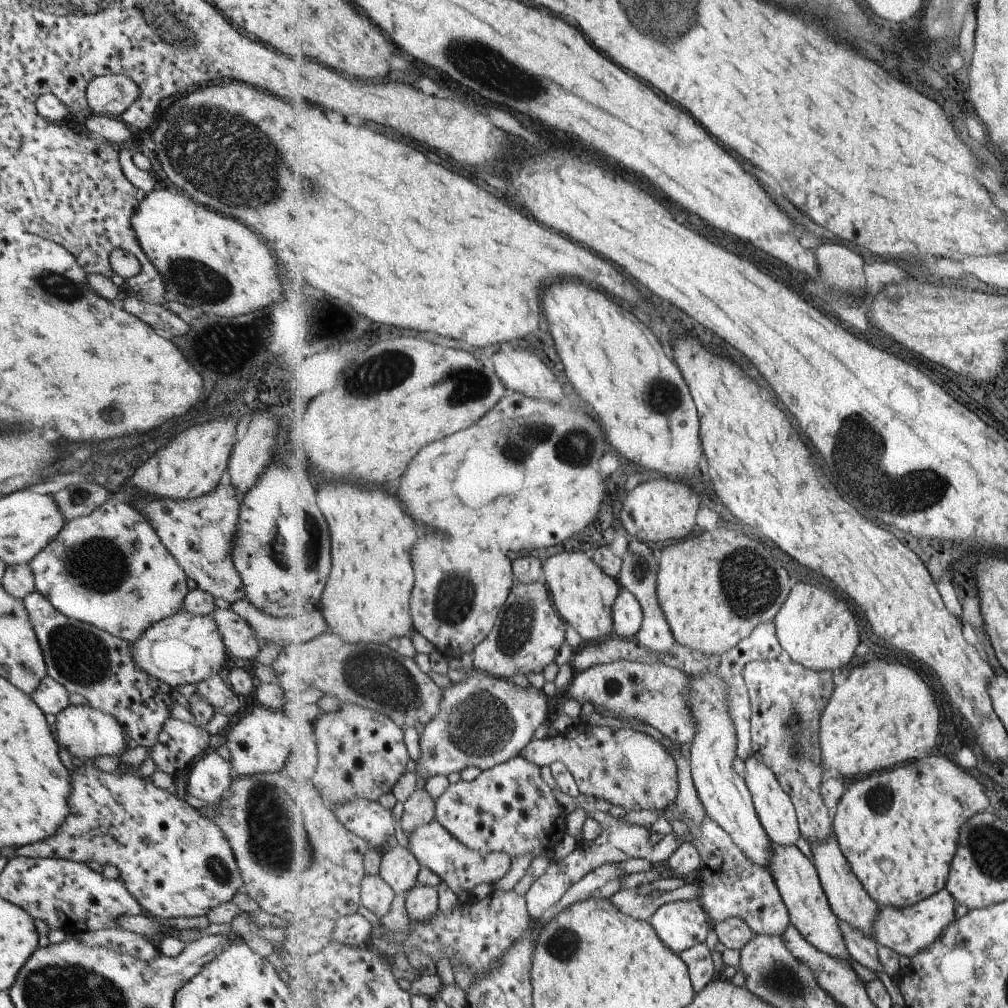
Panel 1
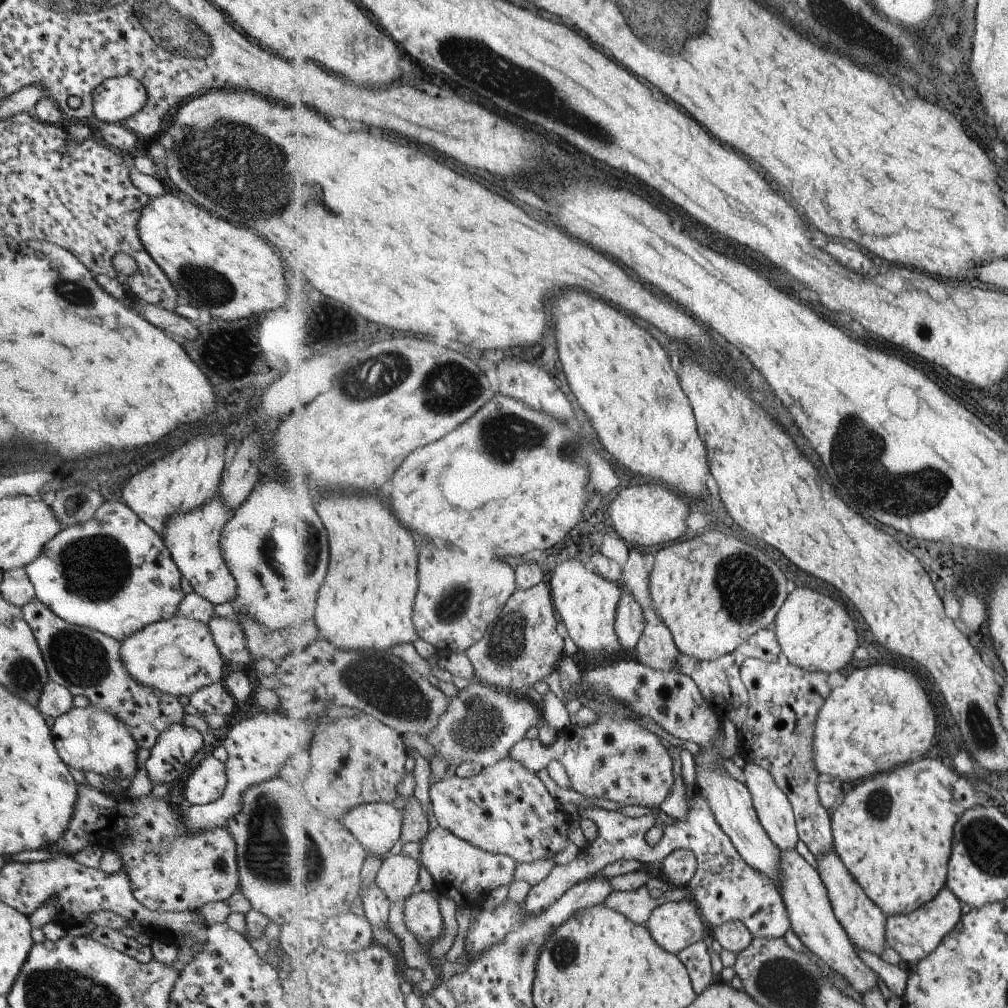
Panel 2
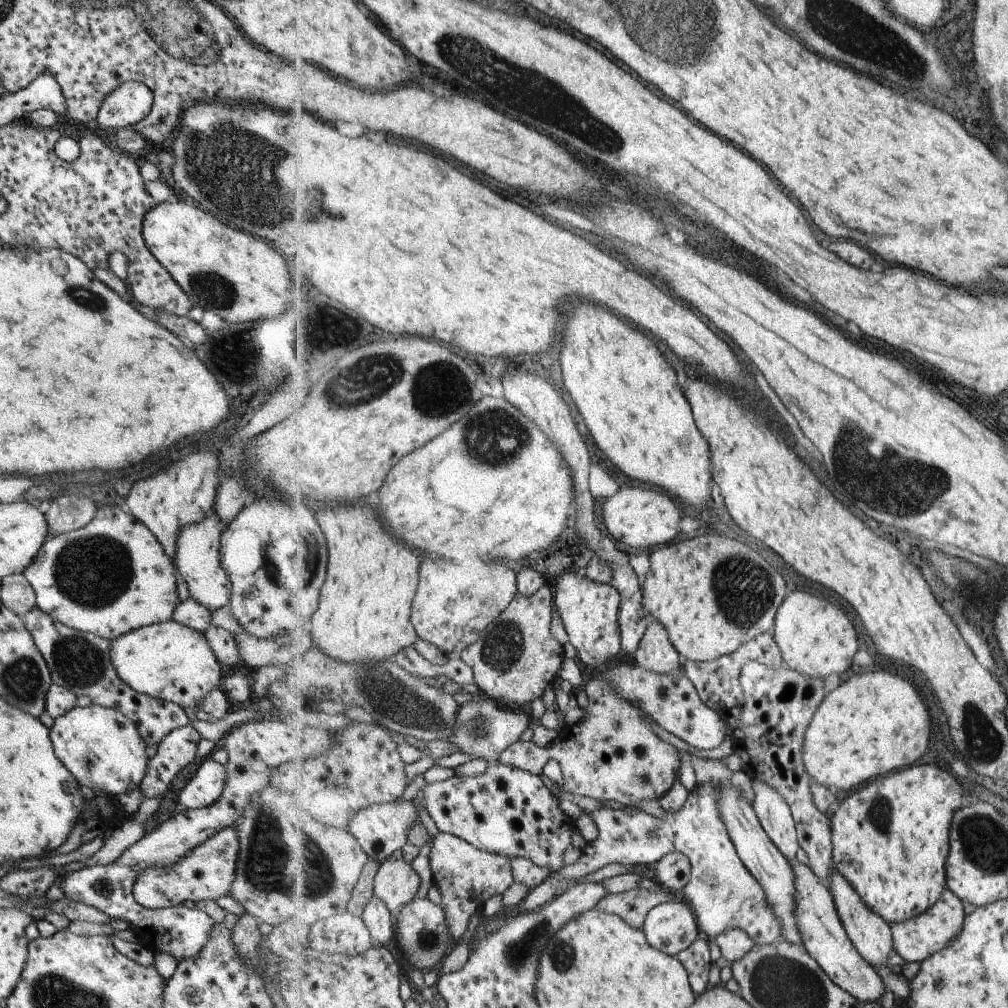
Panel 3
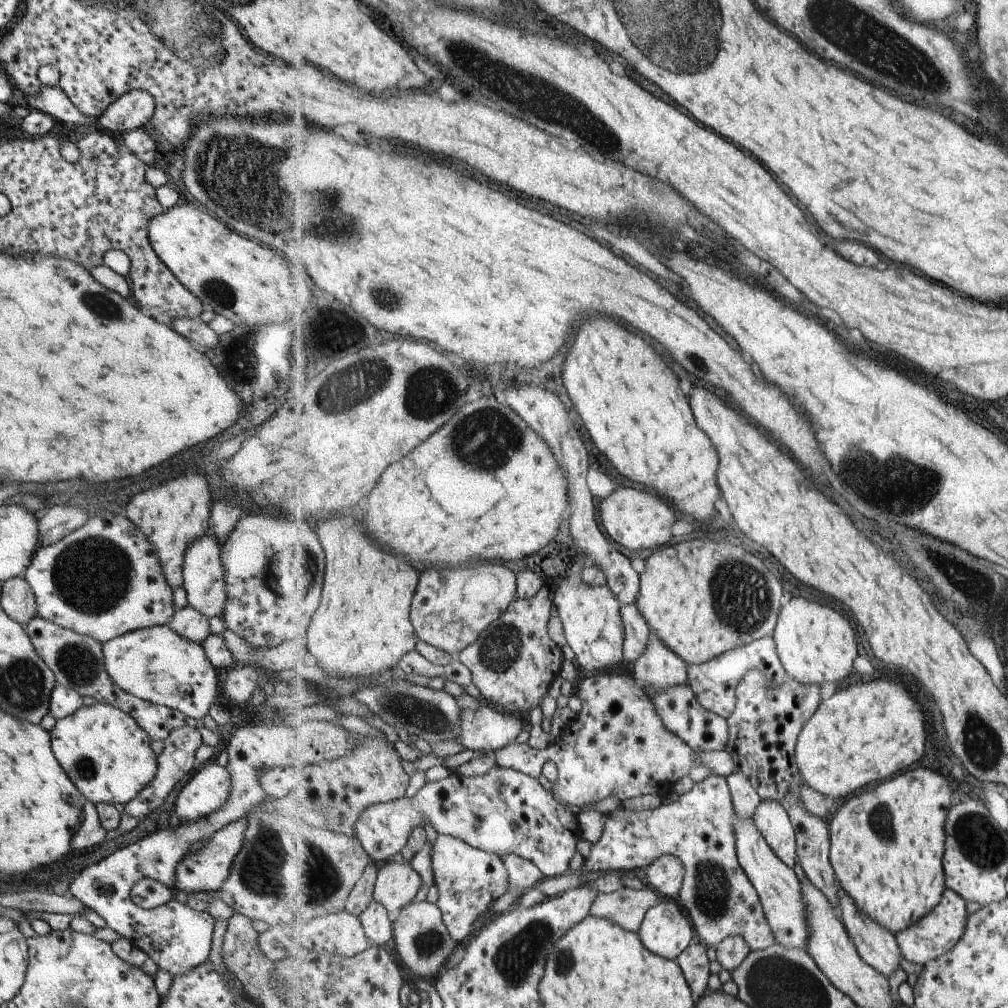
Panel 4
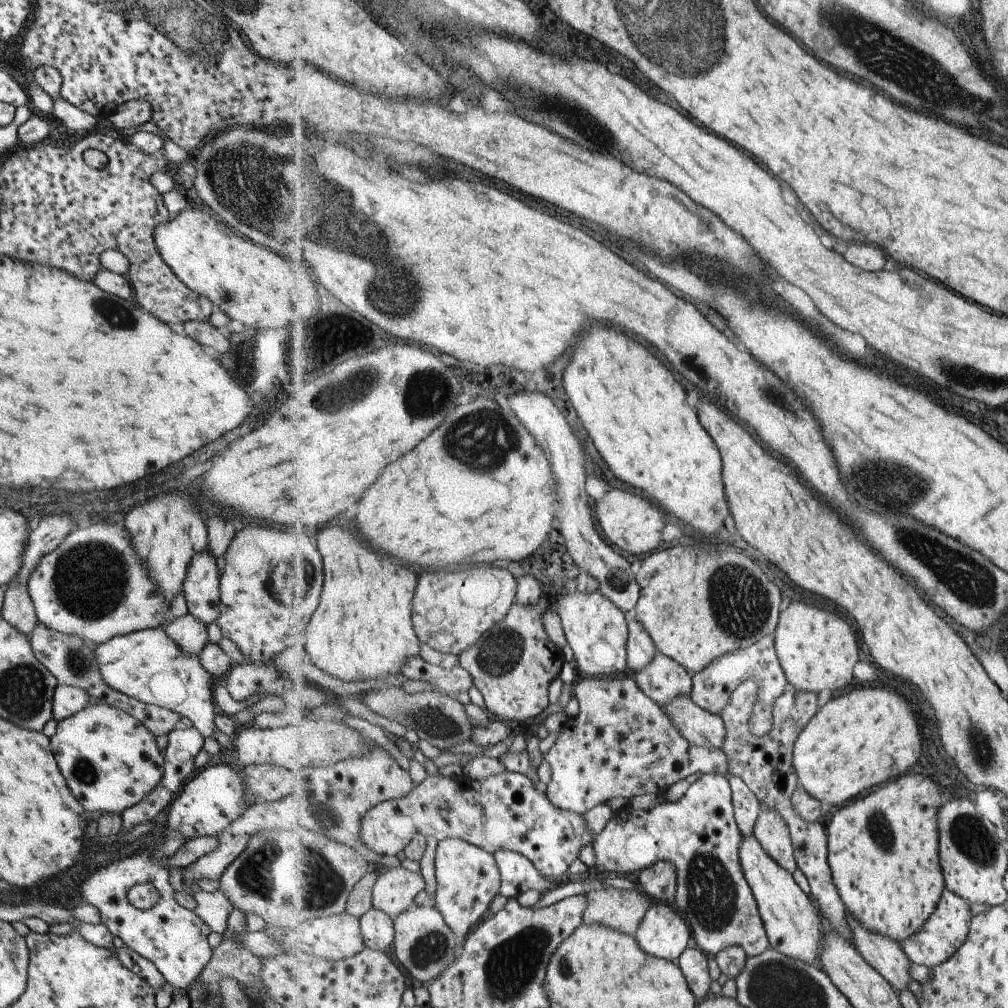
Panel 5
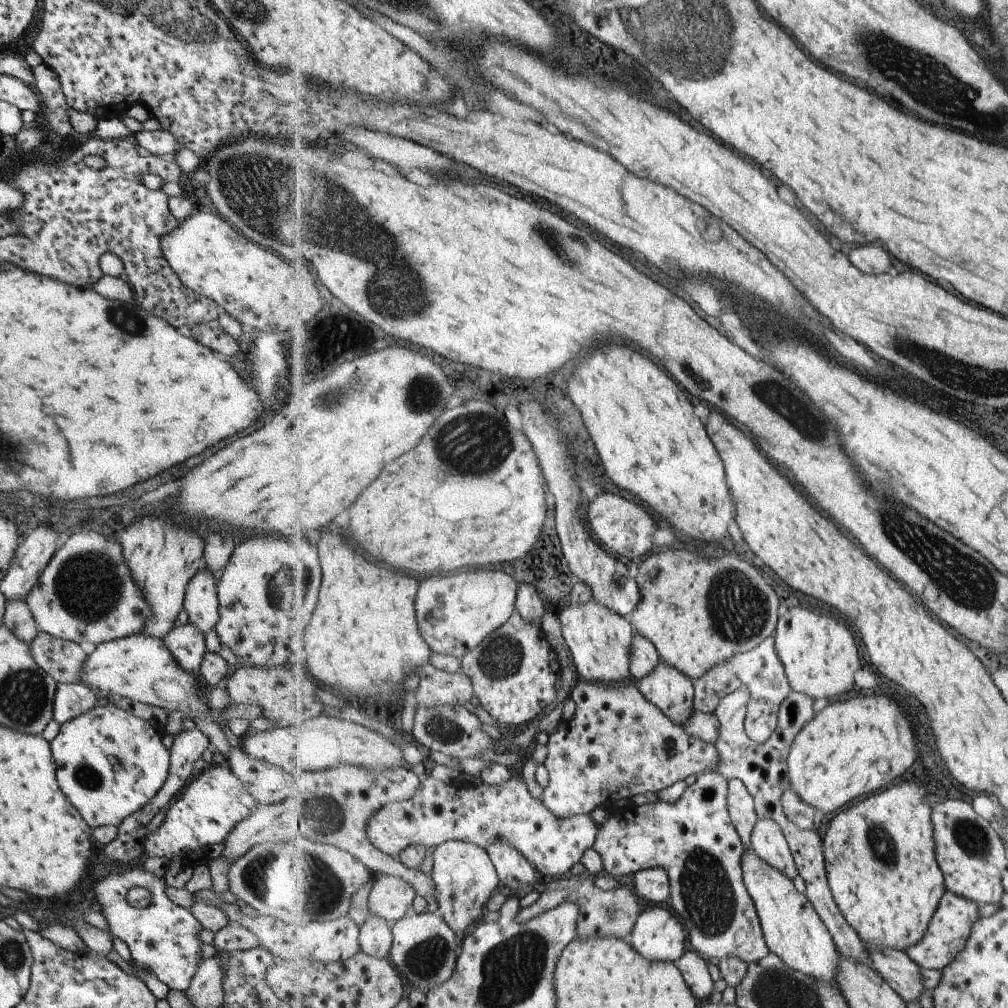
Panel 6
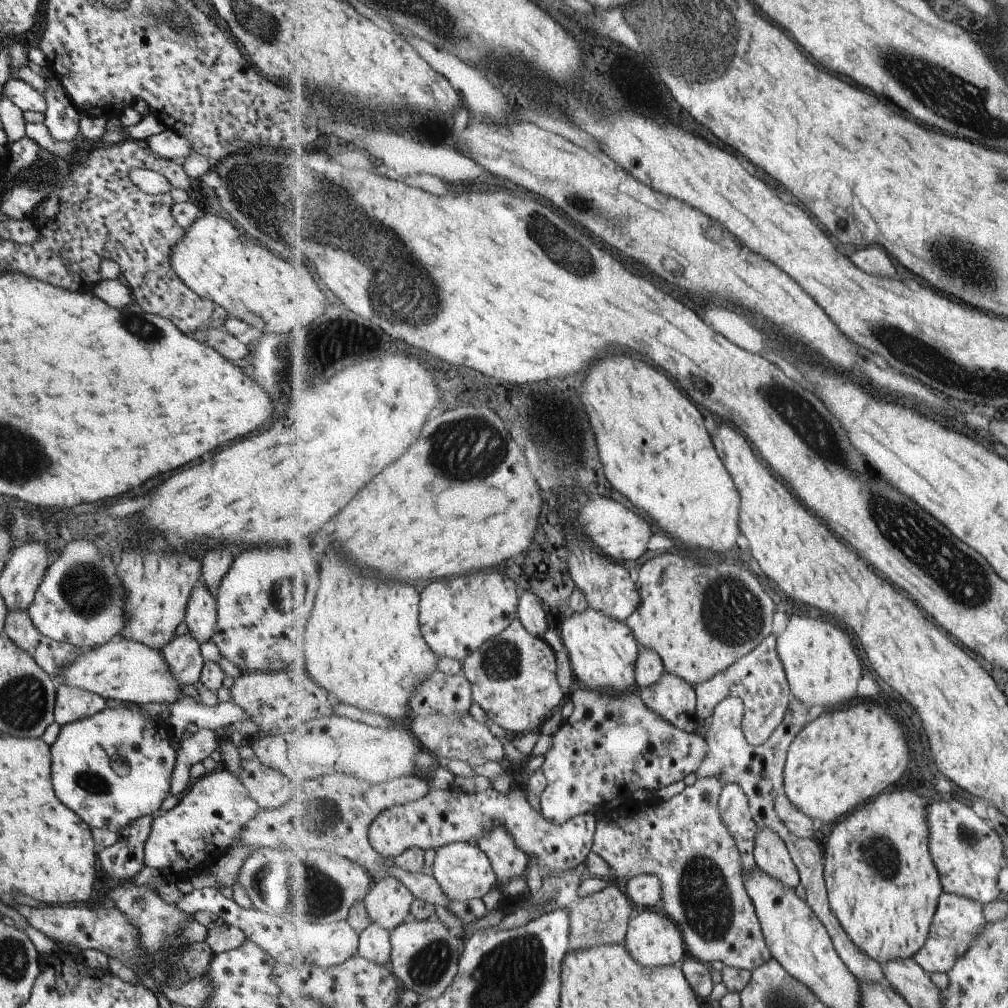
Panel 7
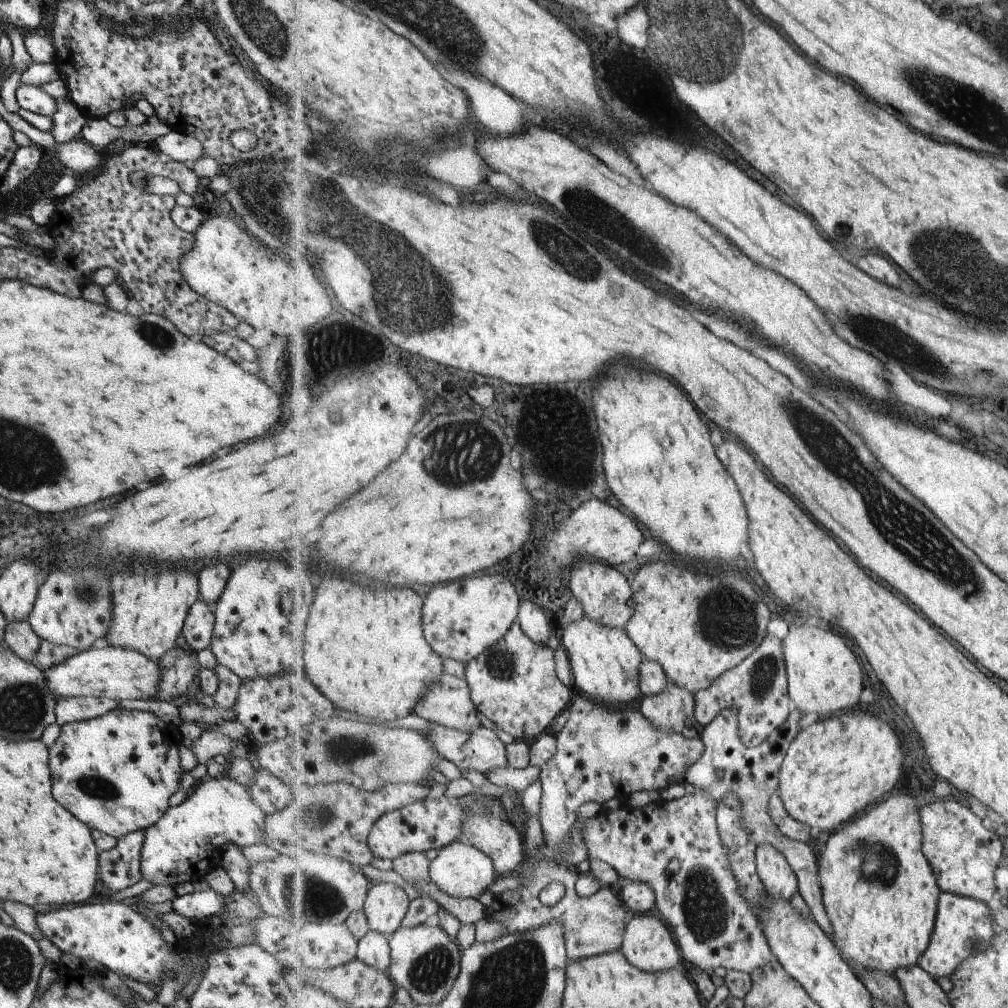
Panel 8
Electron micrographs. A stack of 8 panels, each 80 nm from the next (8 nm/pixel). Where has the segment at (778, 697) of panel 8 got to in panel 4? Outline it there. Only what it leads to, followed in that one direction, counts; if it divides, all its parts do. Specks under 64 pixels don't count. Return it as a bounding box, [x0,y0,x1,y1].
[689,637,788,719]

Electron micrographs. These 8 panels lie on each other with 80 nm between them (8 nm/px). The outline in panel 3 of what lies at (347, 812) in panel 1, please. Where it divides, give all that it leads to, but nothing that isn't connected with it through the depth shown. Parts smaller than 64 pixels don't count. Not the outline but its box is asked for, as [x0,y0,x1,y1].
[350,801,419,862]

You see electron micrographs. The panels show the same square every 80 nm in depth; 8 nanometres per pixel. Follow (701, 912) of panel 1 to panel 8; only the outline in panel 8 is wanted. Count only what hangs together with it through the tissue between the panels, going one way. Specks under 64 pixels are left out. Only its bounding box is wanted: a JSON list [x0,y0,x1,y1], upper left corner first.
[621,914,684,973]

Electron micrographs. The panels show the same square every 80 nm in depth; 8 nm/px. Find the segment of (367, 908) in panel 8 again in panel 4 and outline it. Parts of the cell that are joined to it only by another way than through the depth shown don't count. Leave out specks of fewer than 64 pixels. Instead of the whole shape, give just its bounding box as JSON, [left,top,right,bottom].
[374,860,424,917]

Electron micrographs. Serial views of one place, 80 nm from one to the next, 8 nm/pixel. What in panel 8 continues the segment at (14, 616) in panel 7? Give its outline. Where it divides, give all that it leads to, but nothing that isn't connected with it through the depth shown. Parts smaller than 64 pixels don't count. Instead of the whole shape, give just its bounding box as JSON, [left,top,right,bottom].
[4,620,40,668]

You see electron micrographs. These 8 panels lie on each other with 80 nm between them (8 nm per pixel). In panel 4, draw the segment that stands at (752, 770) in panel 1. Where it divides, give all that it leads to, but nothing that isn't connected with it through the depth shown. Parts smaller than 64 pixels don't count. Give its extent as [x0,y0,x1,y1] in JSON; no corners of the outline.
[753,799,798,868]

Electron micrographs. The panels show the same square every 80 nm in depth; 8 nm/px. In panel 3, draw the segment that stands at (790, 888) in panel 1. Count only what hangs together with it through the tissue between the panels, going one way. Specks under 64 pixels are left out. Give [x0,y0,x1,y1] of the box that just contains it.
[790,859,889,1003]

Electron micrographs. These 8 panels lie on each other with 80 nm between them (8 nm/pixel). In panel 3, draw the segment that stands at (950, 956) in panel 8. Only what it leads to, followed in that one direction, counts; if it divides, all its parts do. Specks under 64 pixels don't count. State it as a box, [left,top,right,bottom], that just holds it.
[891,888,967,964]

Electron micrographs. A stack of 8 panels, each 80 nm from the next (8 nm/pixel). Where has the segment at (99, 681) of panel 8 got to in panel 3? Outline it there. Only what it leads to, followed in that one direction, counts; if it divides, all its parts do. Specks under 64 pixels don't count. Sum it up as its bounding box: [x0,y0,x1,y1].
[110,618,221,710]

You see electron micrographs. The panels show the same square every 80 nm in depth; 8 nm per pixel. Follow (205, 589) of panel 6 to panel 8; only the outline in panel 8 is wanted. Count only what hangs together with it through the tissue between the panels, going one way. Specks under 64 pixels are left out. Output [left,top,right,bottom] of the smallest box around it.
[182,600,213,653]

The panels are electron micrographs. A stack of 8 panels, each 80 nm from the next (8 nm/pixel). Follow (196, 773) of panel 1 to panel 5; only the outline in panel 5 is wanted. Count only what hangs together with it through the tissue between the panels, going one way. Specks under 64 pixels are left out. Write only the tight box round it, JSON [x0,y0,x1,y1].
[166,761,245,841]

